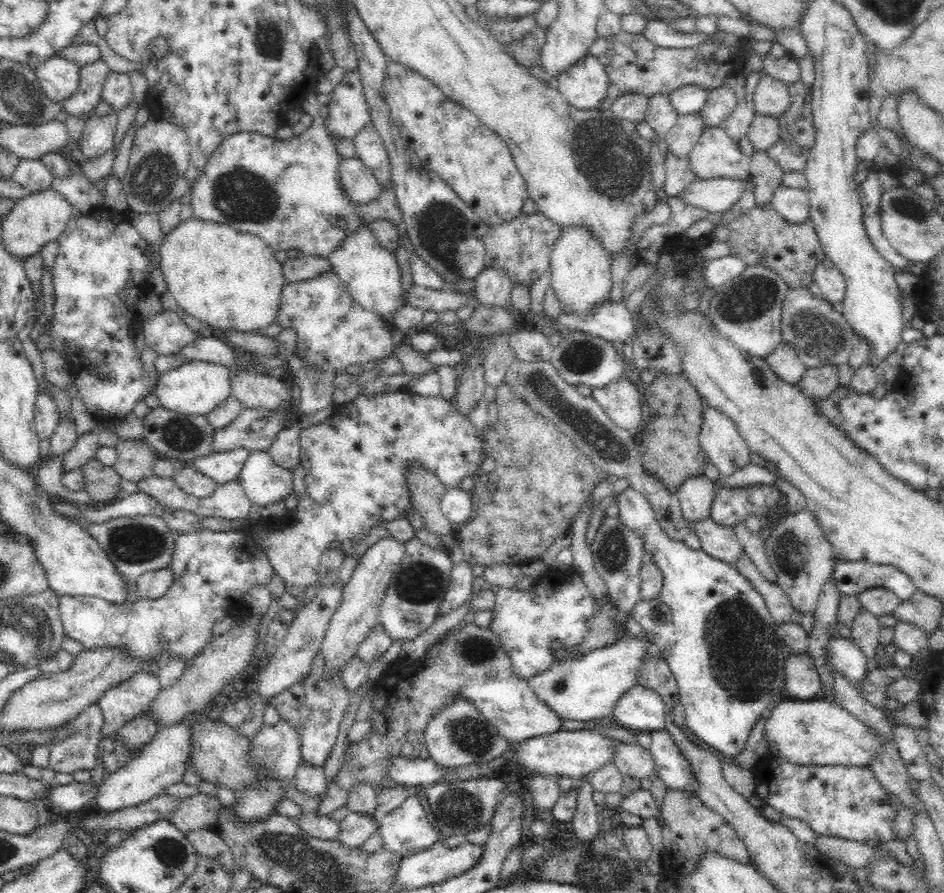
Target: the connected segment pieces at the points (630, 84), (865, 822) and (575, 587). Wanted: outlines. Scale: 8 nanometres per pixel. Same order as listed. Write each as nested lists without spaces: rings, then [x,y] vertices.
[[[622,29],[611,38],[609,63],[605,64],[609,76],[609,86],[607,96],[599,105],[598,110],[610,109],[614,100],[626,93],[640,93],[650,98],[656,94],[667,96],[669,92],[675,91],[684,85],[696,85],[708,91],[718,88],[722,84],[731,81],[736,75],[743,73],[746,58],[746,55],[743,54],[745,50],[744,42],[744,37],[738,37],[738,35],[726,31],[717,31],[713,36],[709,36],[707,41],[696,46],[673,51],[661,51],[661,49],[656,48],[654,43],[648,41],[643,33],[632,34]]]
[[[779,756],[769,757],[770,770],[755,770],[755,801],[770,805],[791,818],[803,820],[817,835],[838,836],[858,842],[882,842],[895,839],[893,831],[894,807],[889,803],[888,791],[877,781],[869,767],[844,765],[800,765],[792,764]]]
[[[573,565],[563,569],[550,569],[543,577],[527,582],[524,586],[509,590],[500,588],[496,595],[494,618],[490,622],[490,631],[500,640],[500,645],[508,659],[512,661],[512,671],[520,678],[529,679],[535,674],[548,670],[555,662],[553,643],[564,647],[568,651],[578,649],[589,634],[589,621],[597,614],[597,605],[594,596],[588,591],[581,574]]]

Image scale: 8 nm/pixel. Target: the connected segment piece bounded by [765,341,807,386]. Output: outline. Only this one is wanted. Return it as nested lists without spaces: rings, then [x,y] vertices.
[[[782,341],[765,358],[772,370],[781,380],[797,386],[807,366],[799,359],[792,345]]]

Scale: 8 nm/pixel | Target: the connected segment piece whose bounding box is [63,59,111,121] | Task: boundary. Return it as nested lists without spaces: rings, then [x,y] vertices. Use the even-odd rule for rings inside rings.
[[[103,59],[82,66],[78,88],[73,96],[64,100],[64,111],[85,121],[94,117],[92,109],[101,100],[101,92],[110,71],[111,68]]]

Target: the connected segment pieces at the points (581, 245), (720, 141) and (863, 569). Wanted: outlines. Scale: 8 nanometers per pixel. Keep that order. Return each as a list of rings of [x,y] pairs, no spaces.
[[[572,226],[562,230],[562,235],[554,244],[549,256],[549,288],[554,291],[561,310],[576,316],[586,316],[609,300],[610,288],[613,285],[611,260],[600,242],[583,226]]]
[[[722,126],[706,127],[698,144],[686,156],[688,165],[701,180],[728,178],[746,181],[751,178],[751,163],[739,147],[739,142],[728,137]]]
[[[837,559],[832,578],[843,596],[860,595],[870,588],[881,587],[900,601],[906,601],[917,592],[906,573],[892,565]]]

